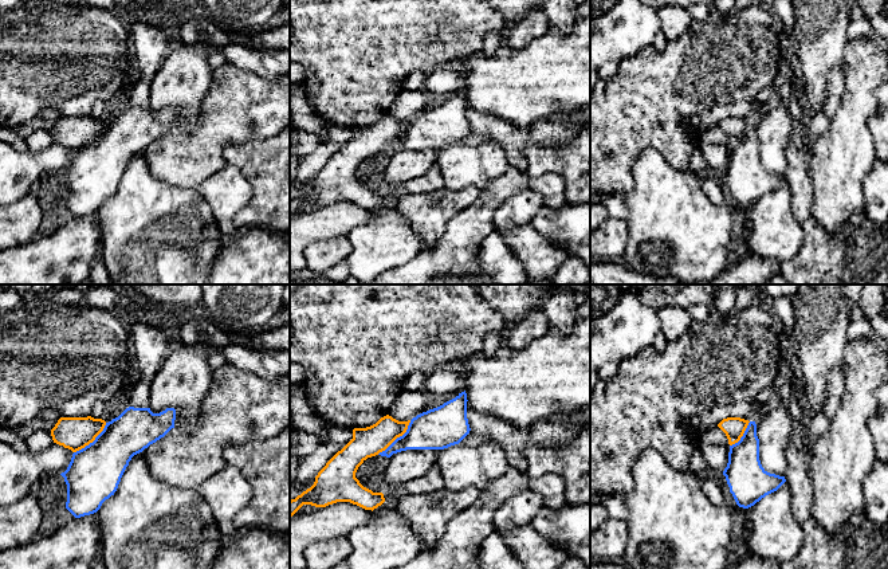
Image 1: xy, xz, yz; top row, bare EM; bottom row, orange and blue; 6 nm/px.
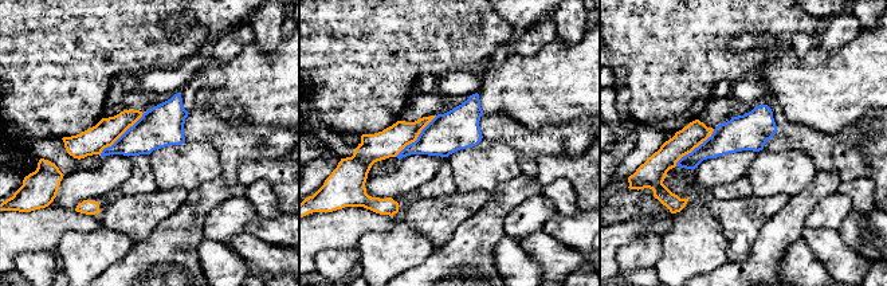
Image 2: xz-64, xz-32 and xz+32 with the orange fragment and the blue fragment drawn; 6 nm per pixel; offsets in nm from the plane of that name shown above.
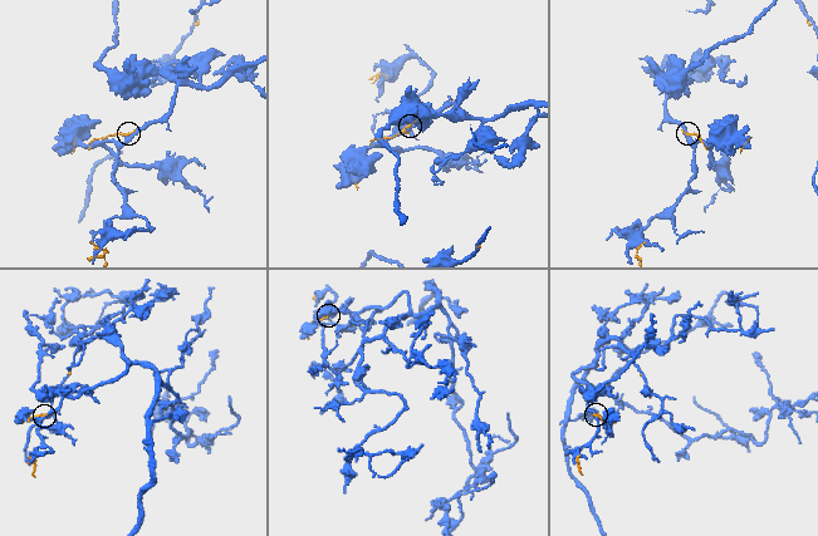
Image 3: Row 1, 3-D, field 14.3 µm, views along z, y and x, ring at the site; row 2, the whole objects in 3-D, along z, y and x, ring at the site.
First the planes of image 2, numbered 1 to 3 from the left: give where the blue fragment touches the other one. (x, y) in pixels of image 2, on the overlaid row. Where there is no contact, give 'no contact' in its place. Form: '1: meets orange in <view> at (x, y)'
1: meets orange in xz-64 at (121, 134)
2: meets orange in xz-32 at (416, 138)
3: meets orange in xz+32 at (694, 148)

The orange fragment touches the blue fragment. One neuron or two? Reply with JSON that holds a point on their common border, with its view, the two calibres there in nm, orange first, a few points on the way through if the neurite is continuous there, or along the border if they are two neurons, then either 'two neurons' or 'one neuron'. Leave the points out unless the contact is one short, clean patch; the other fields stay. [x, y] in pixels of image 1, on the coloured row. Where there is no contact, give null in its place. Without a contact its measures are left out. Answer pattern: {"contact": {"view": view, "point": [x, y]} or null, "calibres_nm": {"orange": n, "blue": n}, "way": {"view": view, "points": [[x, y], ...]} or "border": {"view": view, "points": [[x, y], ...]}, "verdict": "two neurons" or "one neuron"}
{"contact": {"view": "xz", "point": [396, 438]}, "calibres_nm": {"orange": 180, "blue": 240}, "verdict": "one neuron"}

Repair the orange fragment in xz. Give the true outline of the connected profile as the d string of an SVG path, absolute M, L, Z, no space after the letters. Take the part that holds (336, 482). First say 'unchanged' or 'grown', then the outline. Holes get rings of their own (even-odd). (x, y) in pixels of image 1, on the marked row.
unchanged | M386 415L366 428L354 428L353 439L338 451L315 476L314 484L290 501L290 517L303 505L326 507L350 502L365 510L374 510L385 502L382 493L373 493L355 478L358 467L385 451L409 425Z

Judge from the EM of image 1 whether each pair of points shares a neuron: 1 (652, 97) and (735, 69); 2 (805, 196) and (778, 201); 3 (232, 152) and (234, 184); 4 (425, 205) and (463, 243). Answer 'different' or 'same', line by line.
1: same
2: different
3: different
4: different

